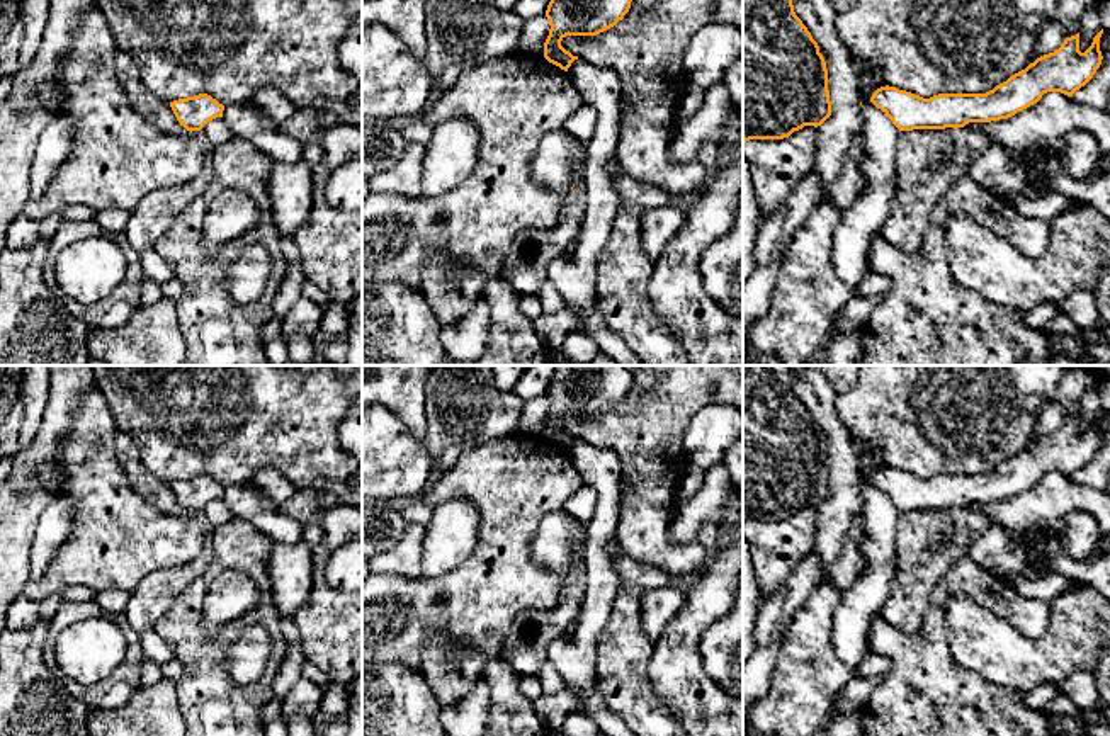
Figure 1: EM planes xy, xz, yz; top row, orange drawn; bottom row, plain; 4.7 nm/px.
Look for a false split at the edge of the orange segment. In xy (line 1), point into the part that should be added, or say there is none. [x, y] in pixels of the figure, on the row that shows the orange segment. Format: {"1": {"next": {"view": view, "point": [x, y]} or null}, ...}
{"1": {"next": null}}

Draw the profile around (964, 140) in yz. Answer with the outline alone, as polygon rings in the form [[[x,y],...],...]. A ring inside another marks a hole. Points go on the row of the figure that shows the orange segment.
[[[969,127],[954,131],[899,131],[896,143],[896,194],[891,214],[881,233],[898,250],[918,255],[933,206],[945,197],[954,180],[962,173],[964,161],[955,161],[940,172],[926,167],[928,156],[950,146],[954,153],[979,153],[991,139]]]

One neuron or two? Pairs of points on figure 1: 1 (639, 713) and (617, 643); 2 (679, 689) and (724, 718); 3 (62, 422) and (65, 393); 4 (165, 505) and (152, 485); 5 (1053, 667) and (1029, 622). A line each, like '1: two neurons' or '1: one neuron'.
1: one neuron
2: one neuron
3: one neuron
4: one neuron
5: two neurons

